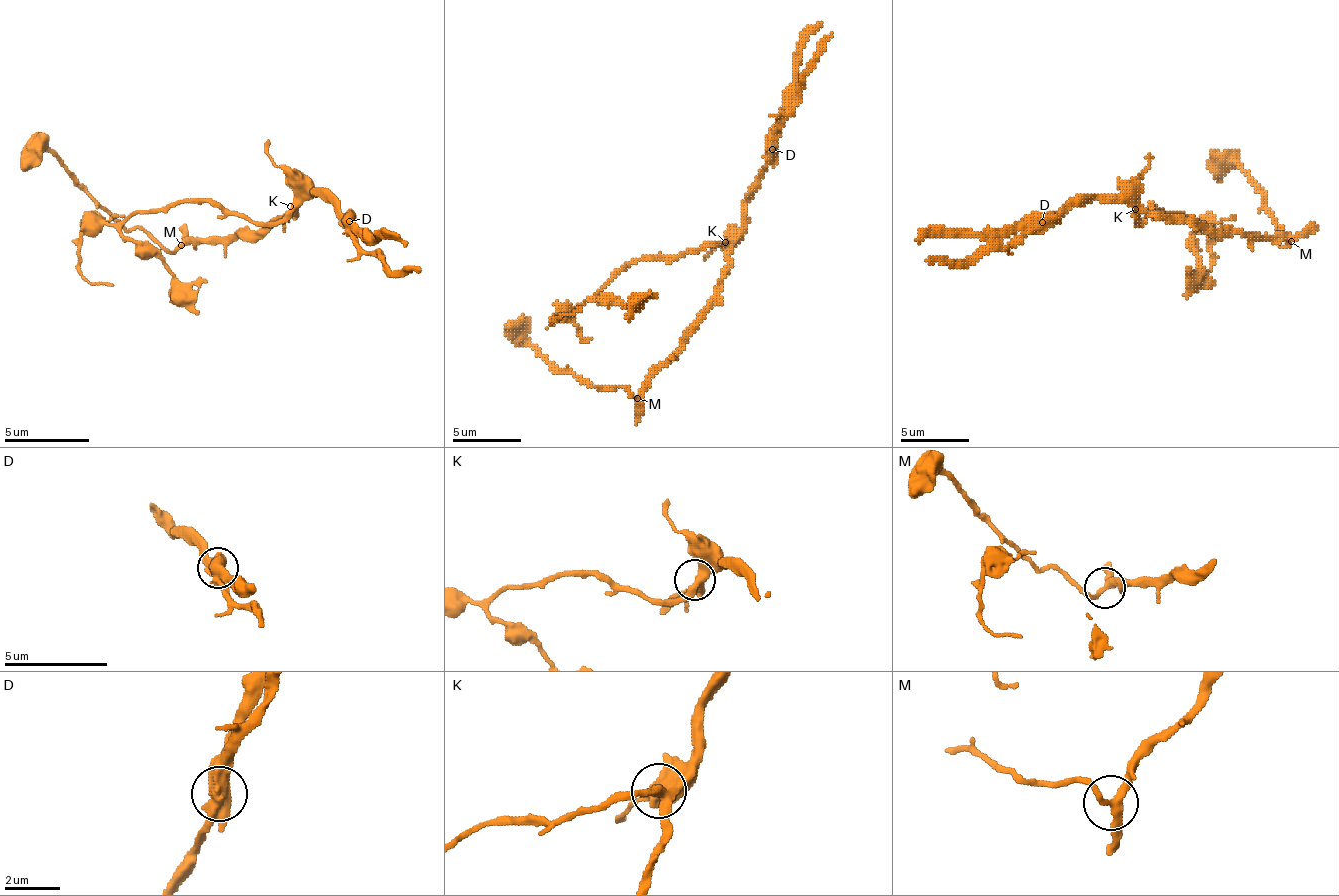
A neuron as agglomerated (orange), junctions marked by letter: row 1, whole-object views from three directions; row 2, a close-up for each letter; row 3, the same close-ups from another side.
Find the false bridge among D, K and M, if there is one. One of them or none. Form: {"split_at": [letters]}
{"split_at": ["D"]}

